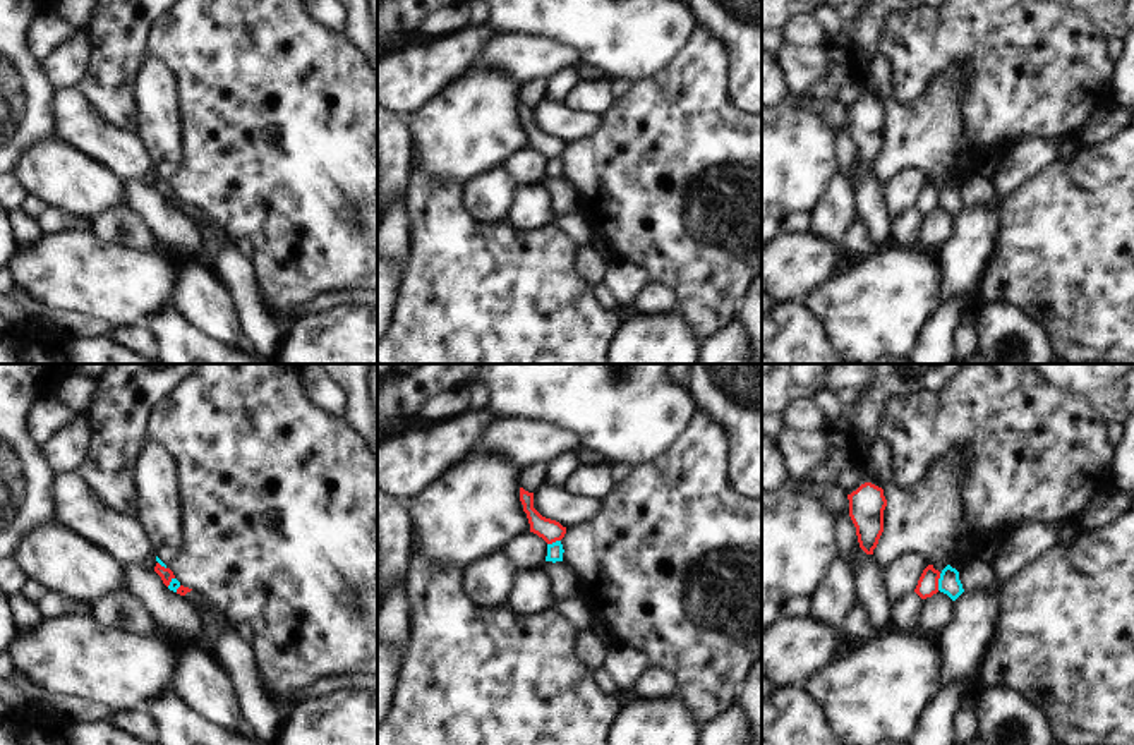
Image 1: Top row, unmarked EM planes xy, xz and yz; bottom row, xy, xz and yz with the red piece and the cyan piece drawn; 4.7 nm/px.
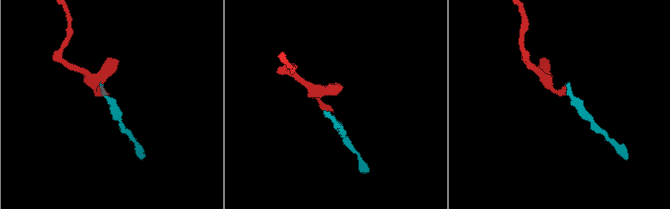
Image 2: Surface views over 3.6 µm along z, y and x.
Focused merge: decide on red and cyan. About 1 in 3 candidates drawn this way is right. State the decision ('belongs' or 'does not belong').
does not belong

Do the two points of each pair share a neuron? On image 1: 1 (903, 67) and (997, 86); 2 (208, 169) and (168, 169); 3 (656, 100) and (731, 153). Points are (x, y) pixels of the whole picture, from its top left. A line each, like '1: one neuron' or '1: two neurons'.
1: one neuron
2: two neurons
3: one neuron

